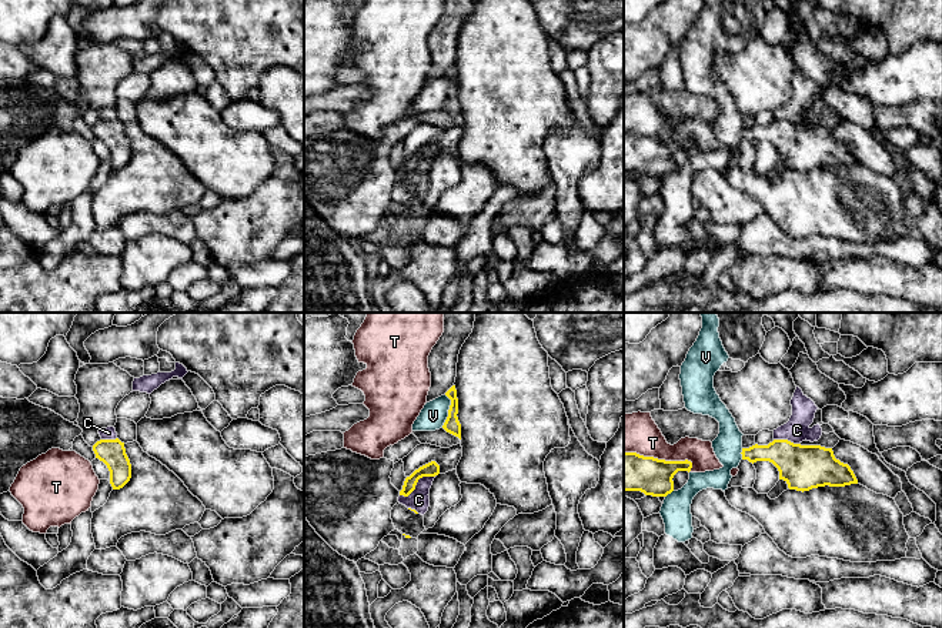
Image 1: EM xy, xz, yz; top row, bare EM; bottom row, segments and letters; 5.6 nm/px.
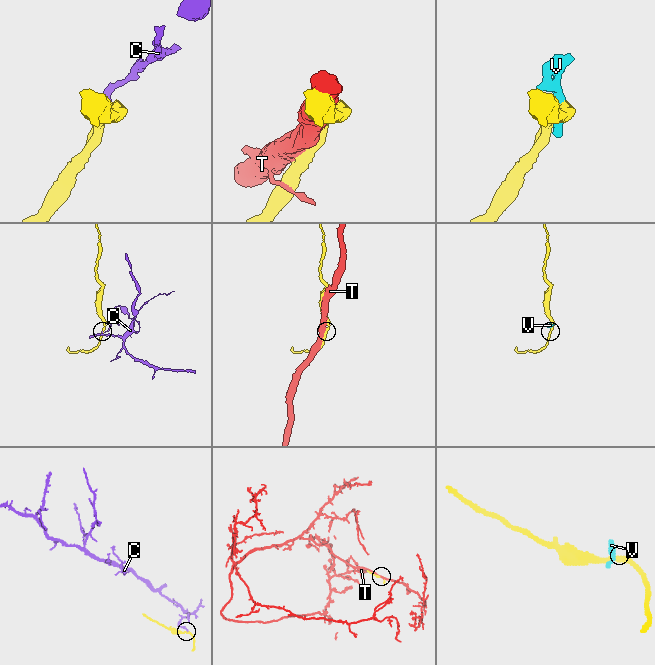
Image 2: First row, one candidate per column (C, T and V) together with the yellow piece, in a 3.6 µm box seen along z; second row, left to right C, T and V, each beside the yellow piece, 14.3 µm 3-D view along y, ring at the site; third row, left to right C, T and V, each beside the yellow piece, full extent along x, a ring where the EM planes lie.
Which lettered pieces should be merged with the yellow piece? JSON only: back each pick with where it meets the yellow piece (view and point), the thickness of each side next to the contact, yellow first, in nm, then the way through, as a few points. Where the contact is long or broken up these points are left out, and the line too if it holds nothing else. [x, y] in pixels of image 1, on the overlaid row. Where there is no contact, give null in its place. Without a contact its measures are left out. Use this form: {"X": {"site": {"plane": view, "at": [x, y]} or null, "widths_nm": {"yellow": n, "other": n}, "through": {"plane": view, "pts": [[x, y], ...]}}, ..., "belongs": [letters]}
{"belongs": []}

